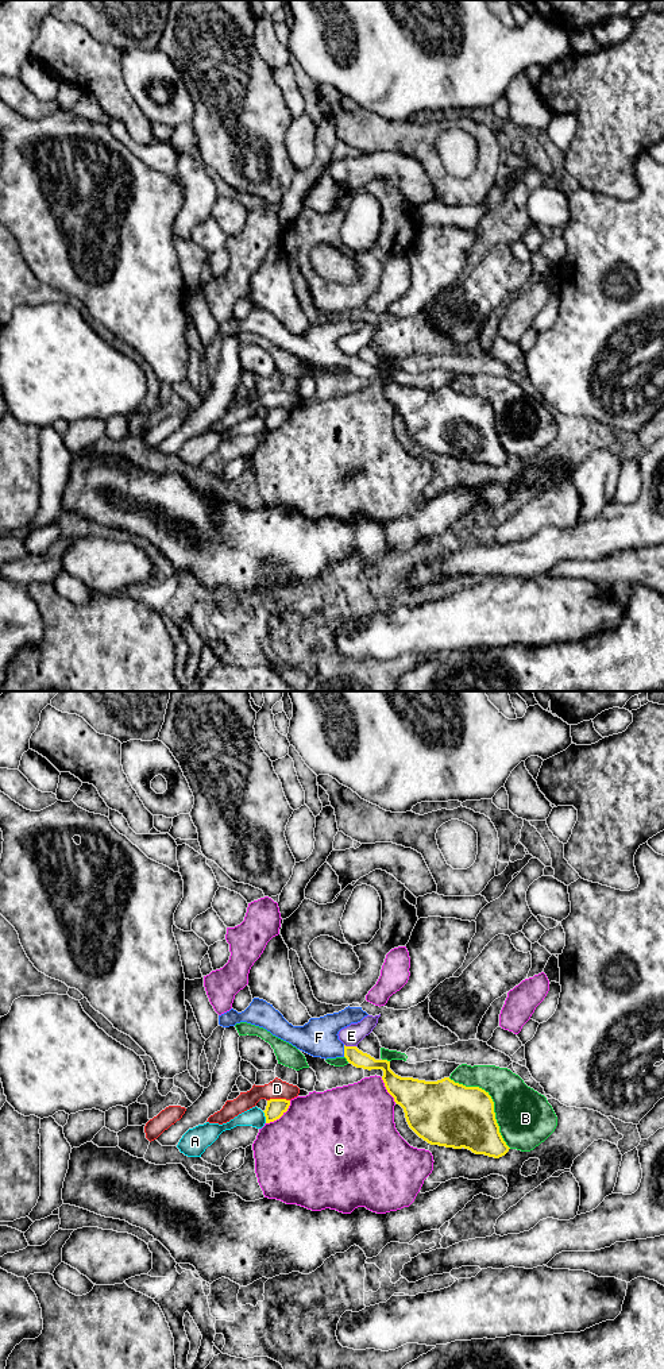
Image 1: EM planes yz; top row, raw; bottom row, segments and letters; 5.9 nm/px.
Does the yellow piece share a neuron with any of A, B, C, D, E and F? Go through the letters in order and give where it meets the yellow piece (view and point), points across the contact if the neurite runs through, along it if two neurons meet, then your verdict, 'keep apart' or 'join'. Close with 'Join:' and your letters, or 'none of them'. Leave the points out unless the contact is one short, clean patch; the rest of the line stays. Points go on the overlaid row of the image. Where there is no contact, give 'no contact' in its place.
A: contact yz (265, 1115); border yz (262, 1111), (266, 1122); keep apart
B: contact yz (493, 1102); keep apart
C: contact yz (281, 1115); keep apart
D: contact yz (278, 1099); border yz (289, 1099), (267, 1101); keep apart
E: contact yz (350, 1047); keep apart
F: contact yz (344, 1051); way yz (354, 1056), (344, 1051), (327, 1045), (319, 1037); join
Join: F

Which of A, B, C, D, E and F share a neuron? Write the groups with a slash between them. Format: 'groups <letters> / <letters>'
groups A / B / C / D / E / F

